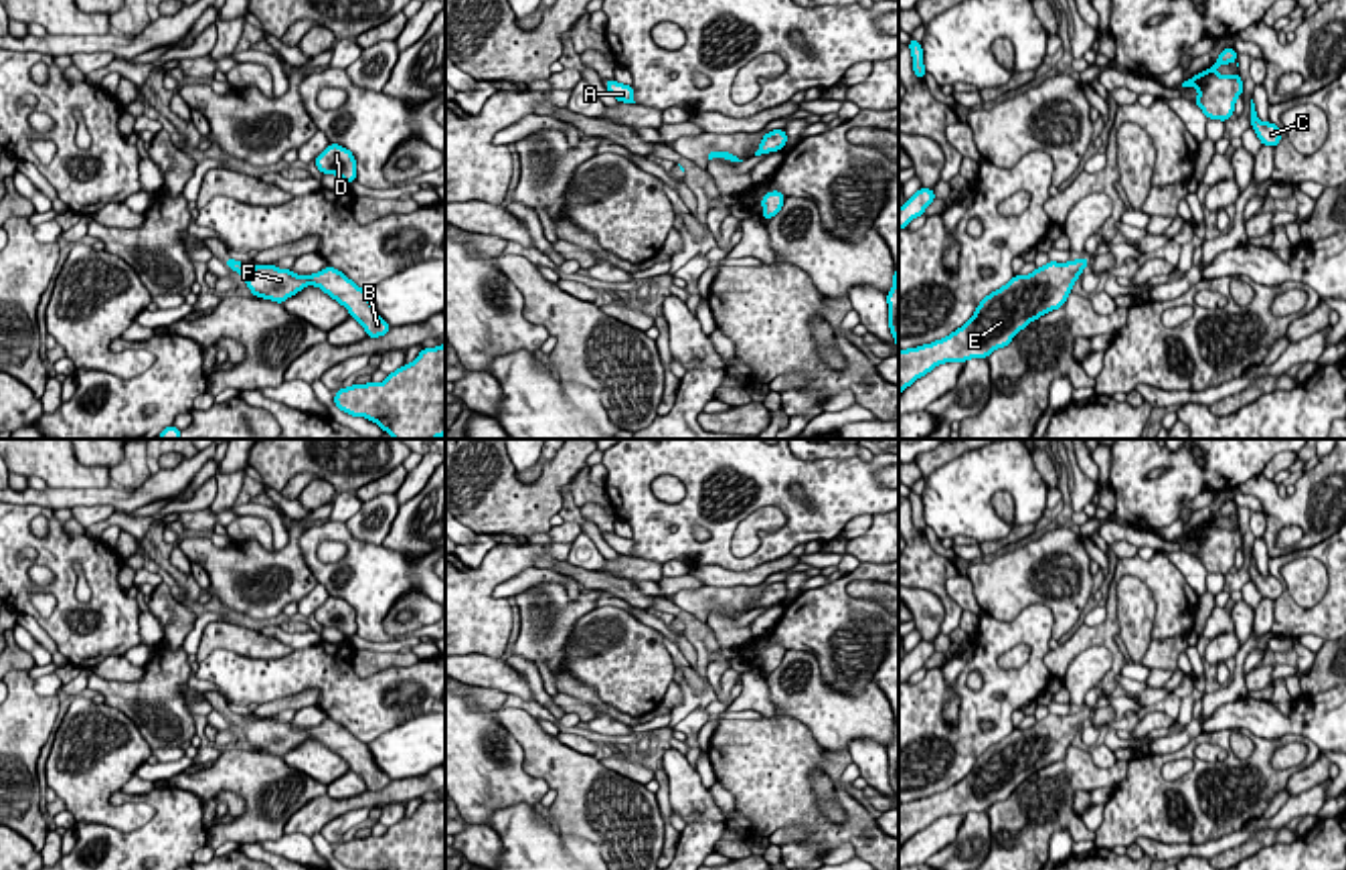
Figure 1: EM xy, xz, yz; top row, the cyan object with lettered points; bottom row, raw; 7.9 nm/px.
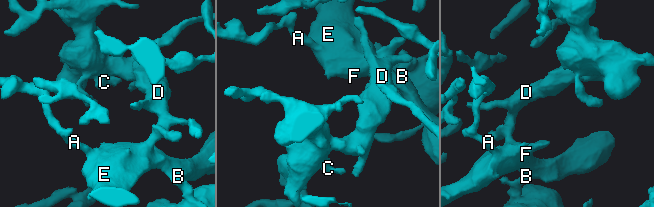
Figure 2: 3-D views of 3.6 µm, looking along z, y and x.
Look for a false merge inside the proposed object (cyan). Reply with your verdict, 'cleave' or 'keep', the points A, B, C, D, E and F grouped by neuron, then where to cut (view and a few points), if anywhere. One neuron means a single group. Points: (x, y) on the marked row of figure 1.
keep; groups A B C D E F; cut none

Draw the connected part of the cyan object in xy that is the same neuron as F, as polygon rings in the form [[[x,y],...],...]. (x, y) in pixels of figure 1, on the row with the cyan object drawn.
[[[231,257],[223,263],[245,277],[245,283],[255,297],[283,303],[306,285],[316,285],[344,306],[350,318],[362,324],[366,338],[381,338],[391,330],[391,326],[376,314],[368,291],[330,265],[312,275],[296,275],[291,269],[279,269],[275,265],[247,267],[243,261]]]

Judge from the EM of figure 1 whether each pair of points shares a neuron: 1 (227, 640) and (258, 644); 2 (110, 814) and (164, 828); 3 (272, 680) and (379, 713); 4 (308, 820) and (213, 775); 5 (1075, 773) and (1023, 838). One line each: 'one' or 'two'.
1: one
2: two
3: one
4: two
5: one

